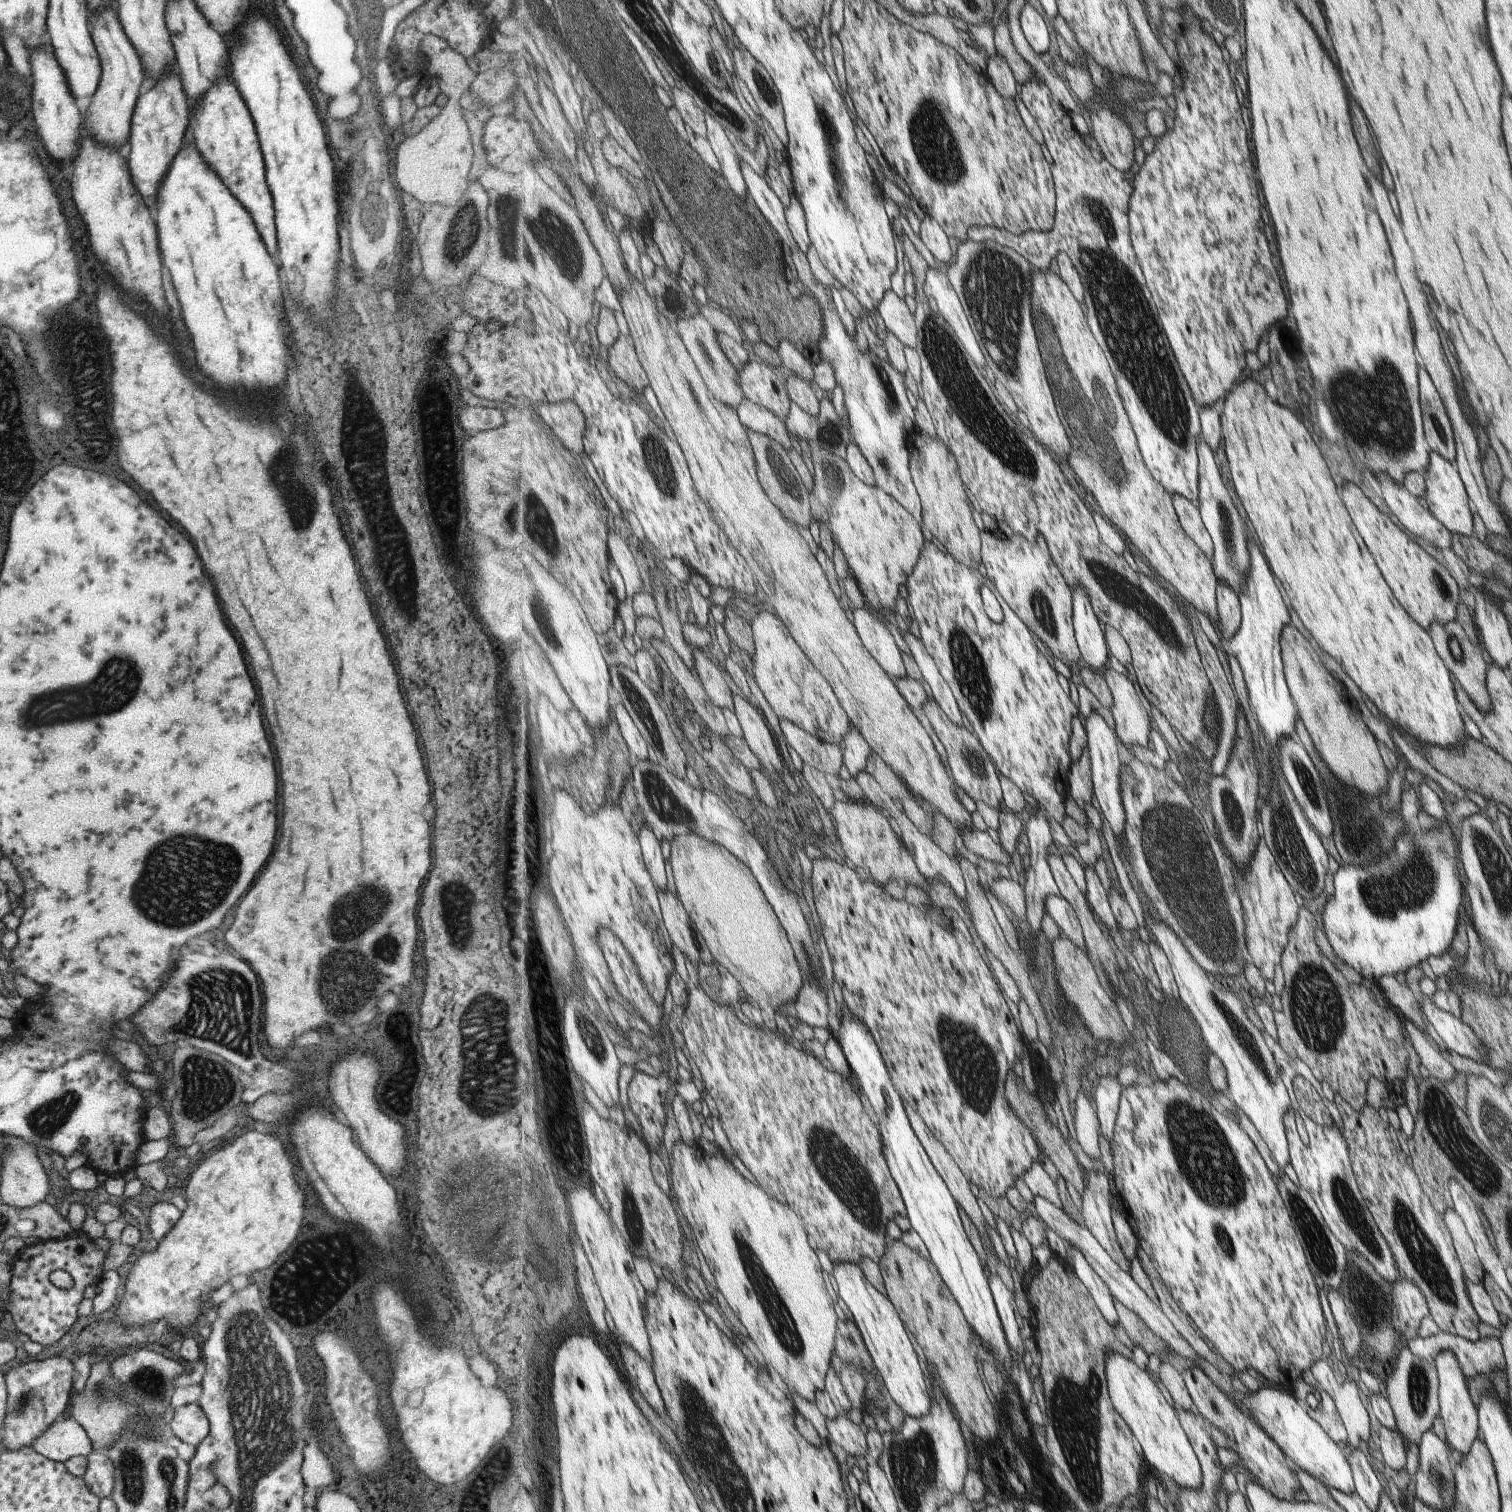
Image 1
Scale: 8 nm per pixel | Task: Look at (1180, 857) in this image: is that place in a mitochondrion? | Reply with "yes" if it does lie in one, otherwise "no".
yes

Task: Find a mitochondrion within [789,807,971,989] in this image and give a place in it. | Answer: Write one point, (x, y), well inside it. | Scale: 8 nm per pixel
(809, 956)

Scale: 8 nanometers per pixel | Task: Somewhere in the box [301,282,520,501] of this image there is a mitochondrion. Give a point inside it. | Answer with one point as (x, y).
(357, 435)

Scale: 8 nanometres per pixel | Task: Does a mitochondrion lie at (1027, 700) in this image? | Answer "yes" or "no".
no

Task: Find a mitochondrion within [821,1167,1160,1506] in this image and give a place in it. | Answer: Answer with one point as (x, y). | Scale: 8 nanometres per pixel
(1076, 1420)

